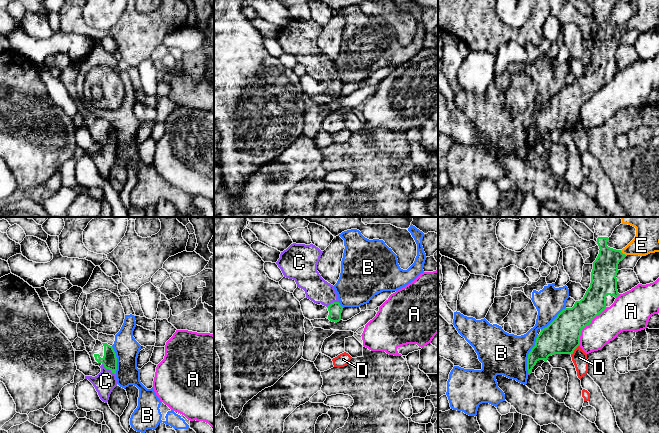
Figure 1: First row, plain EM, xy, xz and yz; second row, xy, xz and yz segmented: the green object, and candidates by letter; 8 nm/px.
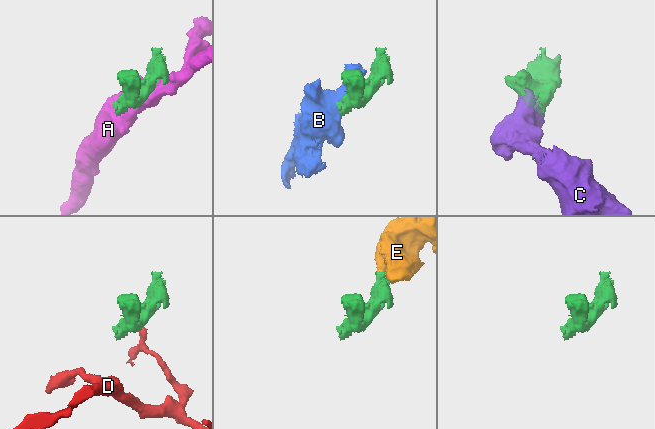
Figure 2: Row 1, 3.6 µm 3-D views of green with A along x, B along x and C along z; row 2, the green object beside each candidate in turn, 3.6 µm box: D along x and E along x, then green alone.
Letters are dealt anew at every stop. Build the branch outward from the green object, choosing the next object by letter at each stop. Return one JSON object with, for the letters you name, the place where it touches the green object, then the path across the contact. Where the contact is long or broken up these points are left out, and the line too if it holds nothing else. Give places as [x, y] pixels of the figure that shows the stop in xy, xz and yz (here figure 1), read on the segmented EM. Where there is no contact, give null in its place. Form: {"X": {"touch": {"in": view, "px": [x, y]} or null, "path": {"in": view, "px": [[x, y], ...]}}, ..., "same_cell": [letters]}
{"C": {"touch": {"in": "xy", "px": [108, 368]}, "path": {"in": "xy", "px": [[109, 360], [108, 368], [108, 375], [105, 381]]}}, "E": {"touch": {"in": "yz", "px": [622, 253]}, "path": {"in": "yz", "px": [[605, 268], [622, 253], [642, 245], [646, 241]]}}, "same_cell": ["C", "E"]}

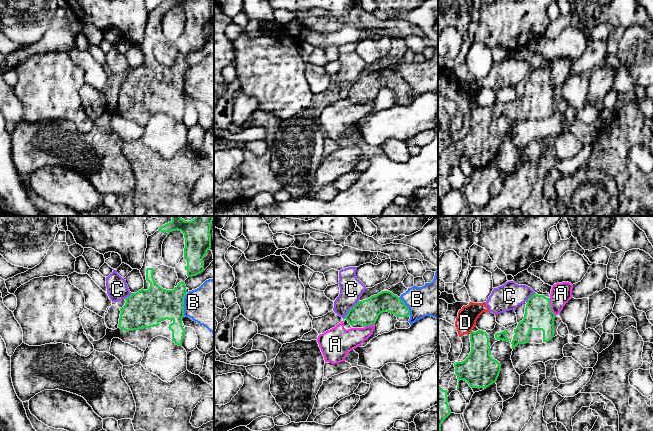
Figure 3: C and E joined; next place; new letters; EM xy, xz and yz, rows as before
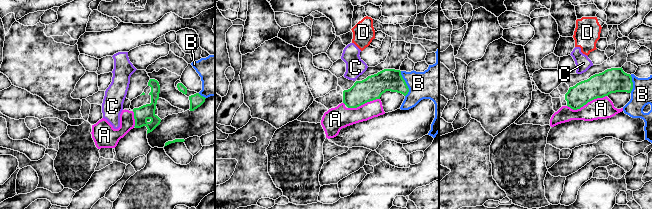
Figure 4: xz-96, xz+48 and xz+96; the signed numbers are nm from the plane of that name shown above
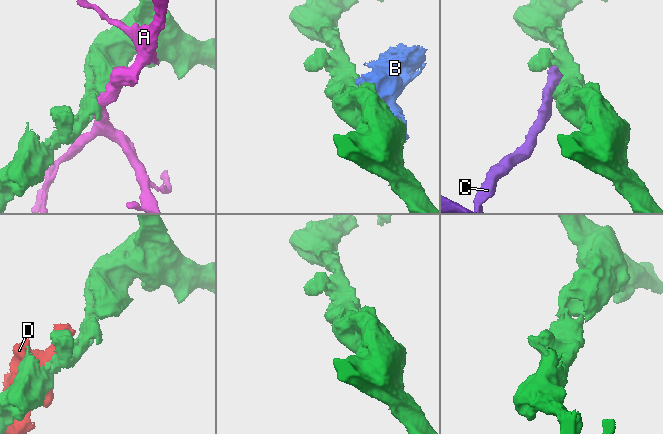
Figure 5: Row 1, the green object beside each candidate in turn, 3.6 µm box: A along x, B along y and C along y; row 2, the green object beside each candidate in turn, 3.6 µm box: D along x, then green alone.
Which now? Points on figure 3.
{"same_cell": []}

